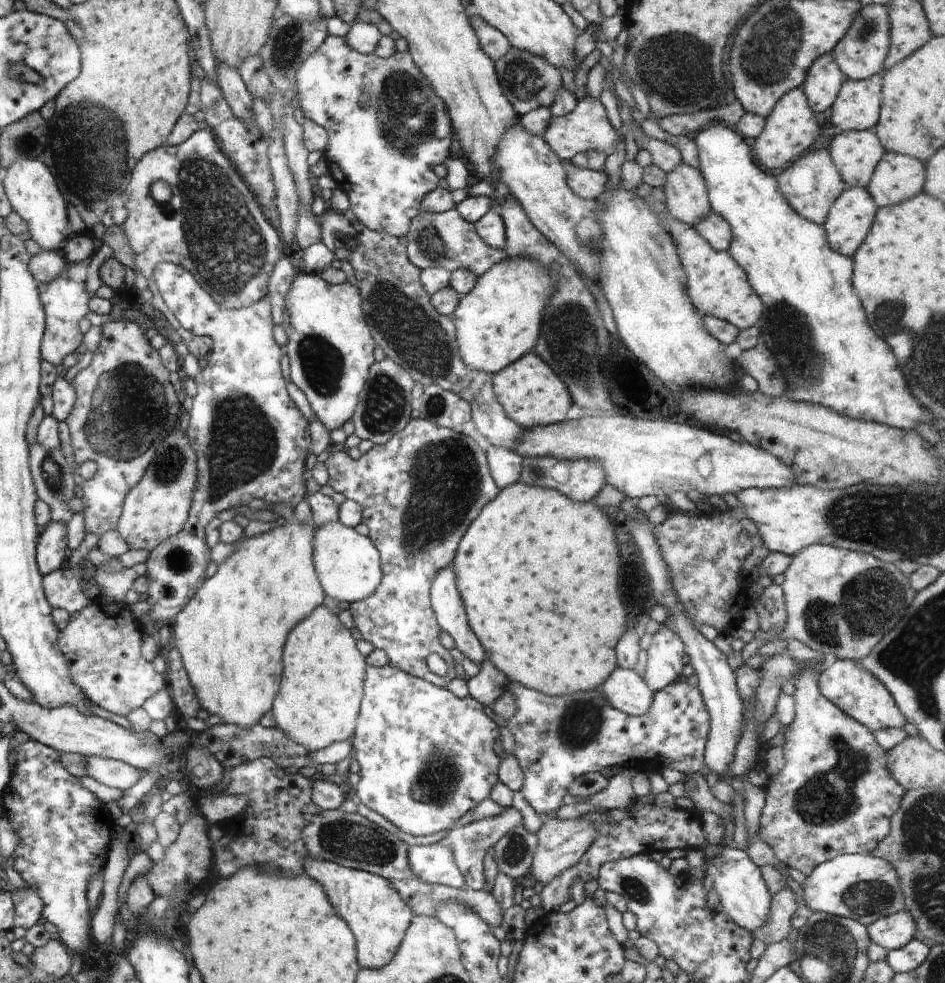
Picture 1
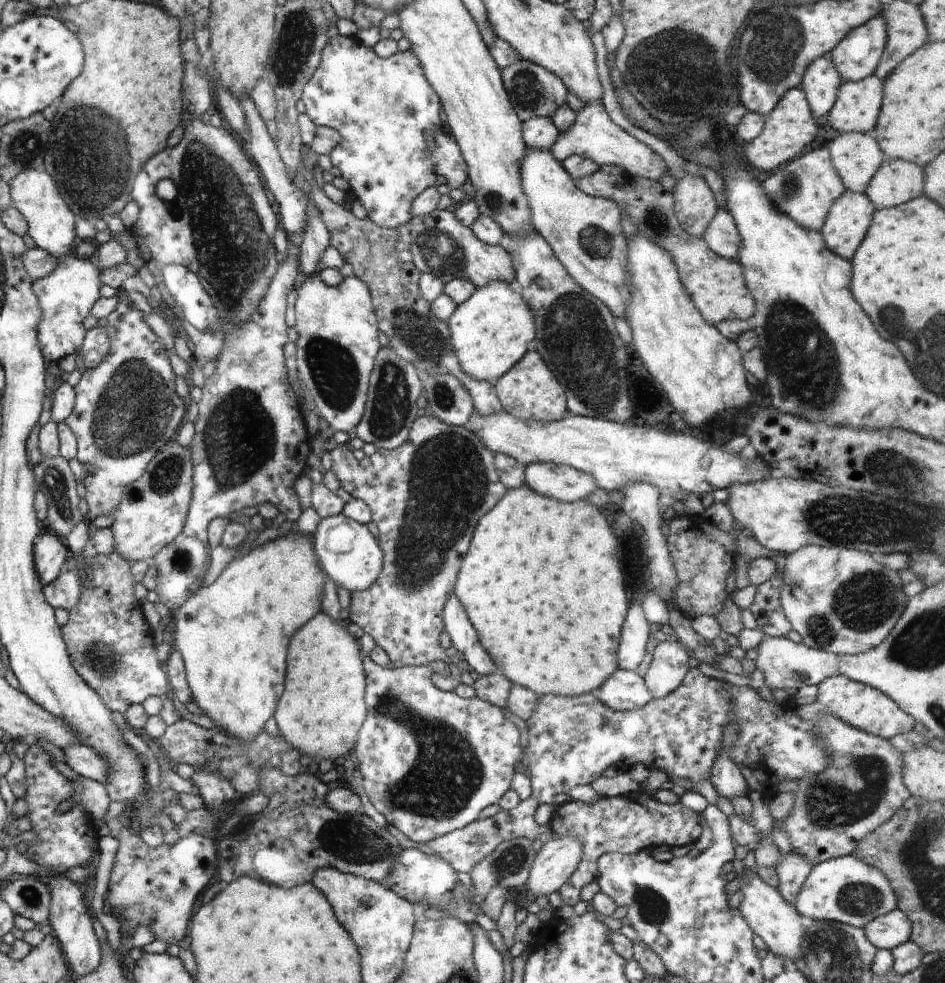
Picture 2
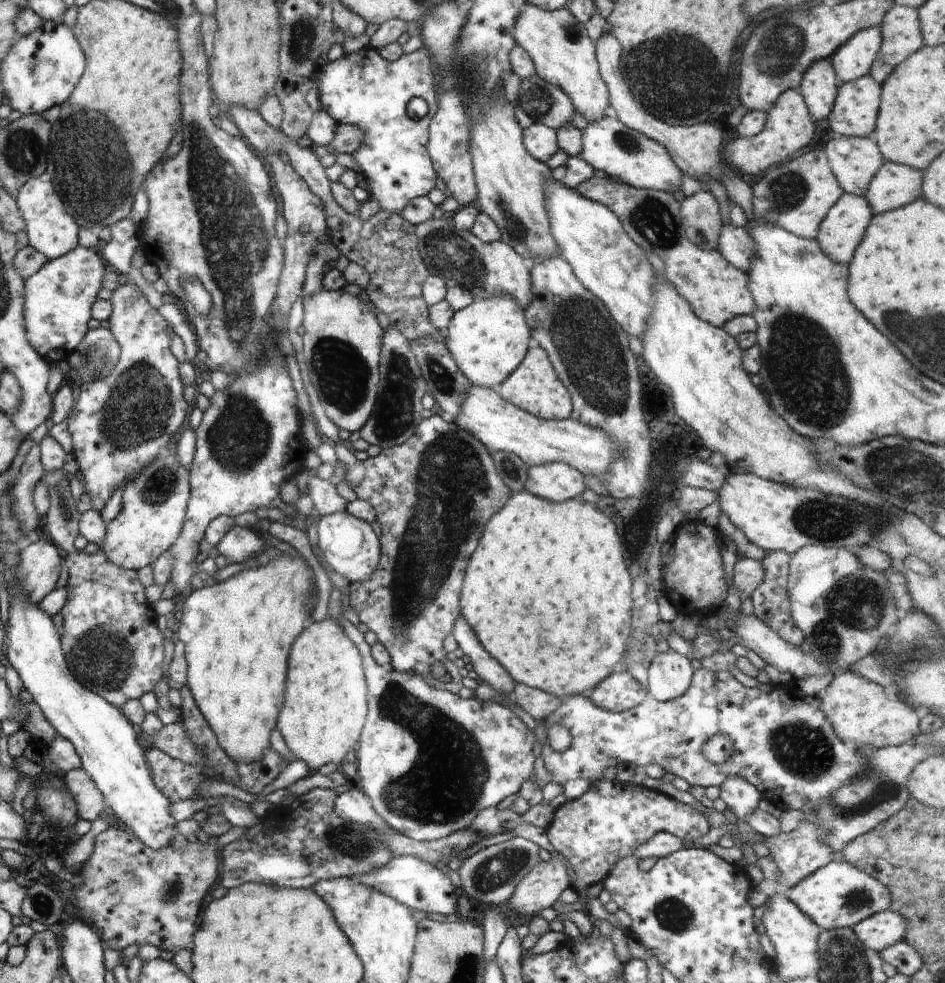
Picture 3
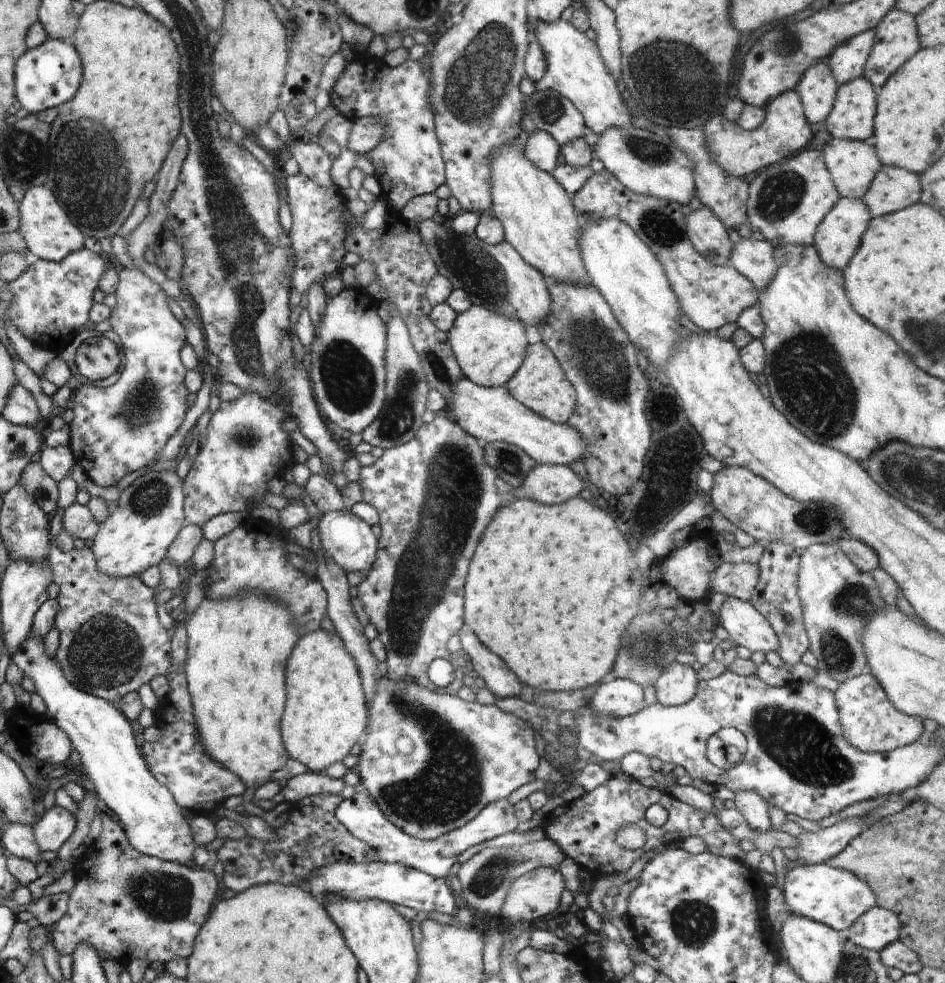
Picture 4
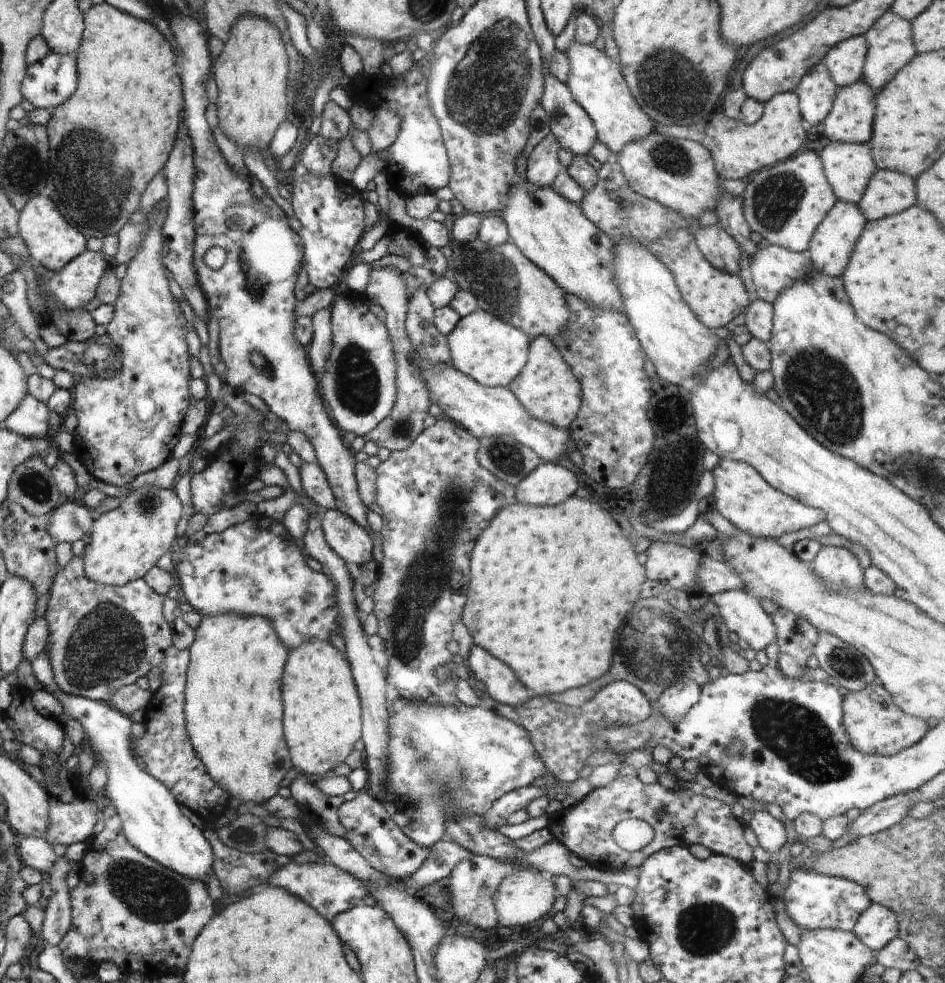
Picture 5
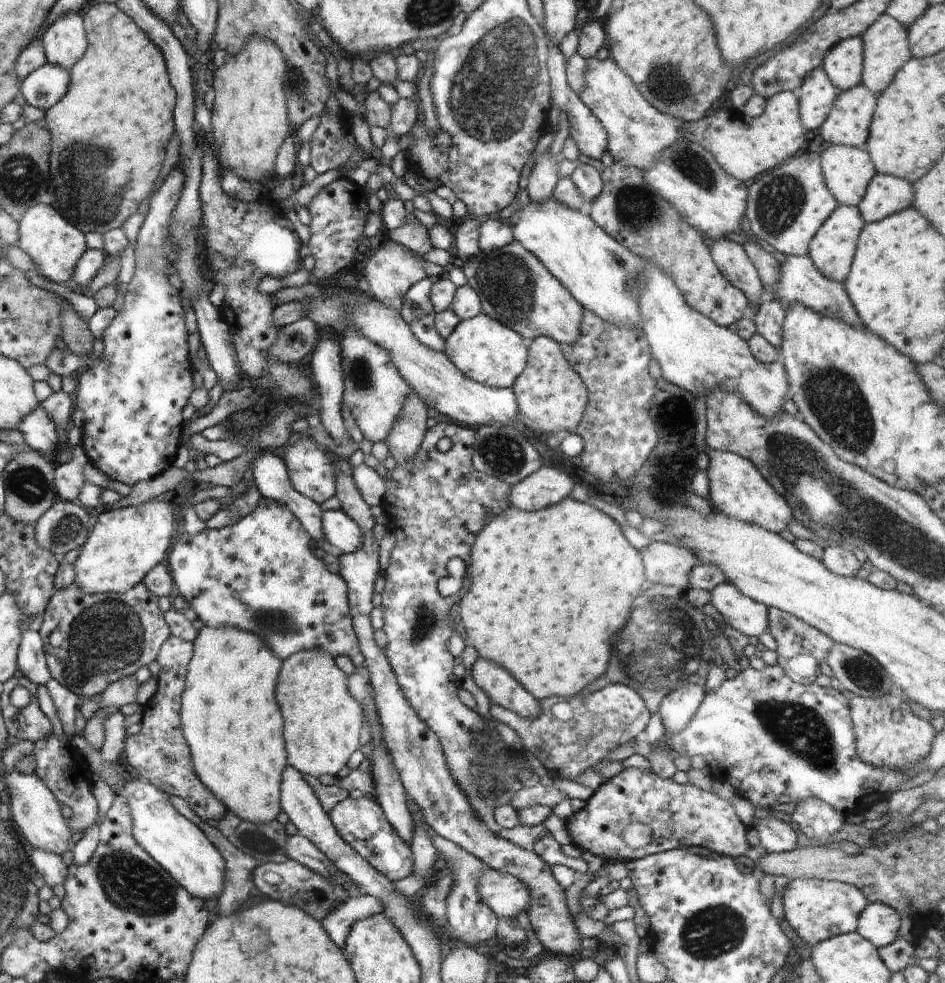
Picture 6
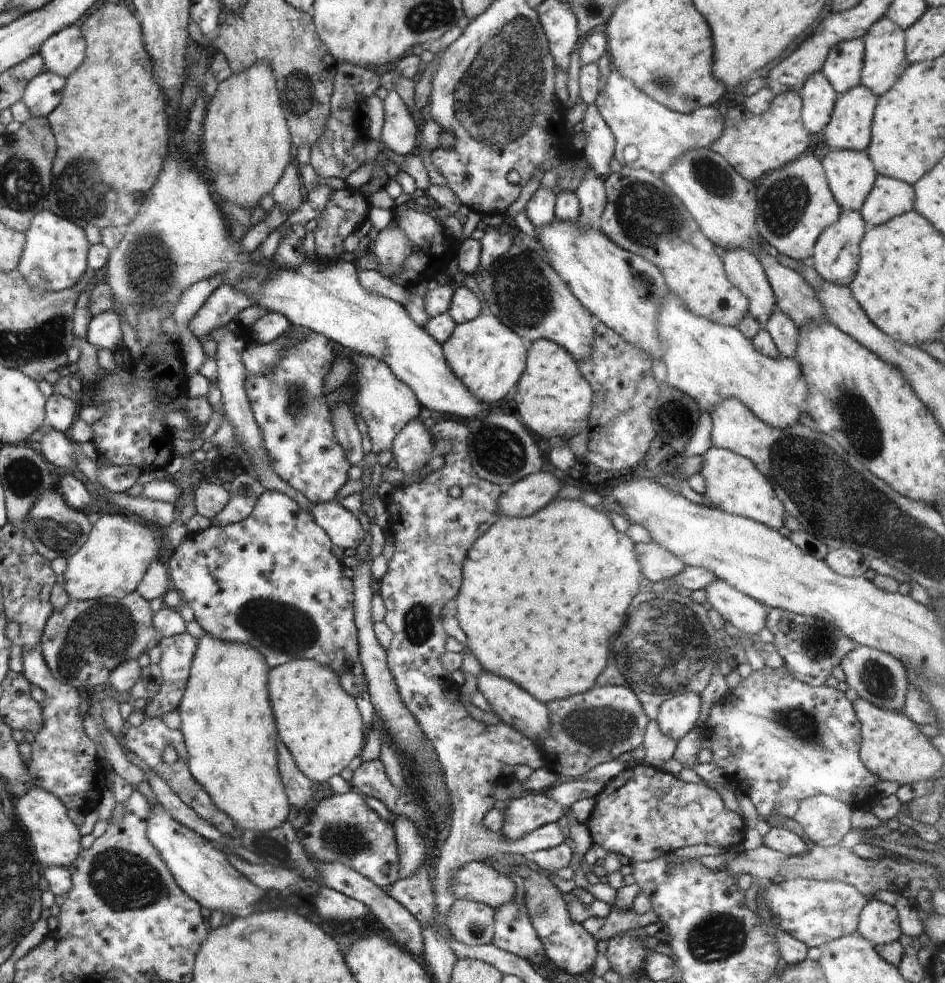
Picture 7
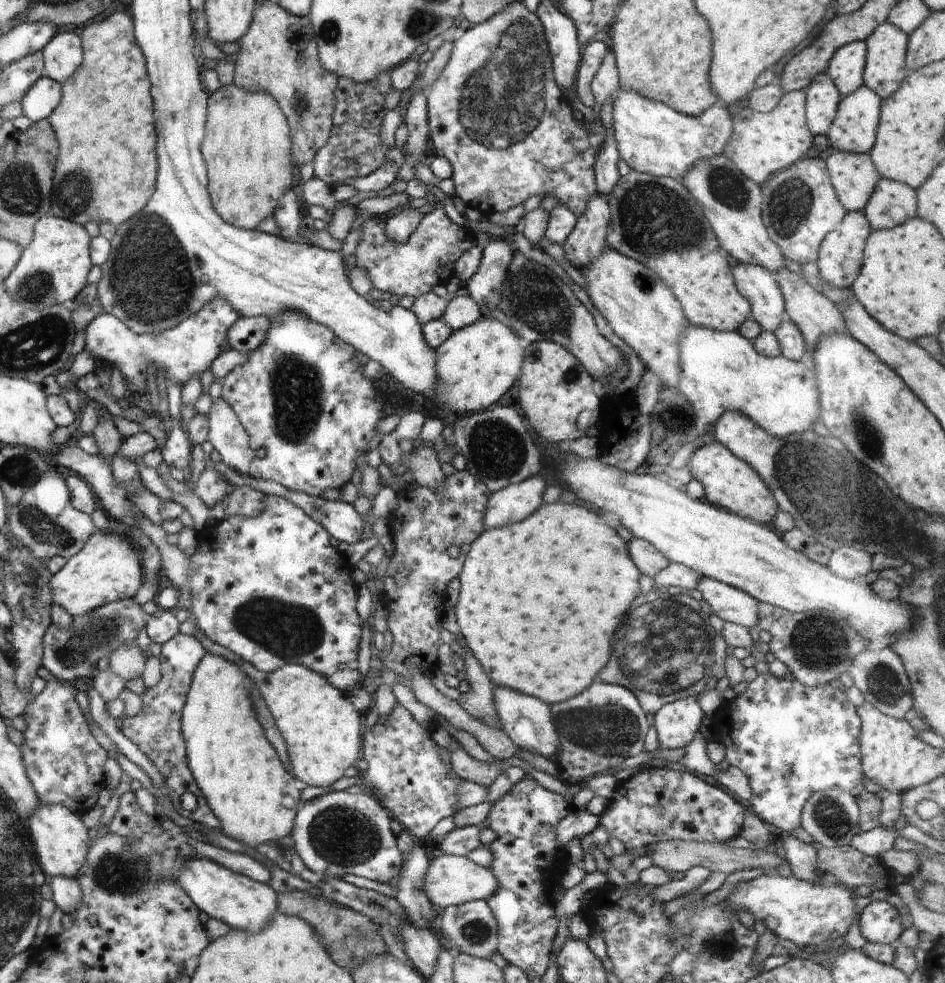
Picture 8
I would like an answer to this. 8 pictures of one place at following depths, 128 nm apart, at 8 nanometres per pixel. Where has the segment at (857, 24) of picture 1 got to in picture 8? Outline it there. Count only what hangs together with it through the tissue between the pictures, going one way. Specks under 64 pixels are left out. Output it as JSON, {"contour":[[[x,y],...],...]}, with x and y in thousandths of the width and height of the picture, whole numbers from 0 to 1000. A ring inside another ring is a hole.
{"contour":[[[915,42],[890,47],[878,58],[874,74],[881,81],[891,100],[913,86],[916,58]]]}

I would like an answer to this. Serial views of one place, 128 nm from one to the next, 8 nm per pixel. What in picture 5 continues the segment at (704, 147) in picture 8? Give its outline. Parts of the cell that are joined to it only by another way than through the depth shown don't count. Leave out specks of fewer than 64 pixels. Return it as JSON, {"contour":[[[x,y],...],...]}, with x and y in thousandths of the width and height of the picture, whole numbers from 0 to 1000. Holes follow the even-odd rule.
{"contour":[[[606,41],[596,54],[603,63],[603,75],[597,85],[605,94],[607,104],[626,122],[632,141],[646,152],[649,159],[656,157],[660,146],[679,142],[694,133],[693,124],[671,104],[671,98],[656,74],[655,65],[649,63],[638,51],[633,51],[629,45],[616,45]]]}

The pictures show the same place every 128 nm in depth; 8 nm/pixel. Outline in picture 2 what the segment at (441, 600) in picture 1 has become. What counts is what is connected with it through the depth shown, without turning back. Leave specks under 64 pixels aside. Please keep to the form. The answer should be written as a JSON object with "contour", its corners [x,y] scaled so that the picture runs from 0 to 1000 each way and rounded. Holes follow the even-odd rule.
{"contour":[[[478,602],[468,619],[470,642],[476,646],[478,656],[489,666],[490,675],[507,688],[515,688],[527,681],[512,662],[506,645],[502,642],[489,612]]]}

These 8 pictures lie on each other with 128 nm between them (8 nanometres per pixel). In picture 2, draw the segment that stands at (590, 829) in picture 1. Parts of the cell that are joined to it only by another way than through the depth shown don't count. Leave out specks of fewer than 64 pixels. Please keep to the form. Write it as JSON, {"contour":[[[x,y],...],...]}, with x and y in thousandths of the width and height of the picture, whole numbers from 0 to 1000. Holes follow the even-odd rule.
{"contour":[[[593,850],[581,854],[581,857],[576,857],[571,865],[567,867],[565,876],[563,877],[563,884],[560,888],[557,905],[563,907],[564,911],[582,911],[586,909],[599,899],[601,893],[605,891],[605,887],[614,880],[616,875],[616,857],[610,850]]]}

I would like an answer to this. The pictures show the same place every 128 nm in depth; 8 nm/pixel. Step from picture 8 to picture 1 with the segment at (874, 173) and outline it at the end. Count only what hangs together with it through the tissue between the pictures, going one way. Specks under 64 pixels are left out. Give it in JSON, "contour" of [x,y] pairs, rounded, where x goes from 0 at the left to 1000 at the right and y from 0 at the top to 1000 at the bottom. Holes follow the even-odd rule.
{"contour":[[[897,132],[883,139],[877,155],[896,189],[917,191],[937,152],[925,132]]]}

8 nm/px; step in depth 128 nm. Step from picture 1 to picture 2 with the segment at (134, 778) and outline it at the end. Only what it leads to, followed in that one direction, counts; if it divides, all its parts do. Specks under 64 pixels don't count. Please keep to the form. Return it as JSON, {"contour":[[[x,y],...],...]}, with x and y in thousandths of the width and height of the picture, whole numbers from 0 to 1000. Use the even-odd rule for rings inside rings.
{"contour":[[[85,756],[78,757],[78,759],[70,759],[67,765],[70,769],[70,778],[76,781],[80,787],[108,799],[114,796],[112,773],[108,773],[99,765],[99,761]]]}

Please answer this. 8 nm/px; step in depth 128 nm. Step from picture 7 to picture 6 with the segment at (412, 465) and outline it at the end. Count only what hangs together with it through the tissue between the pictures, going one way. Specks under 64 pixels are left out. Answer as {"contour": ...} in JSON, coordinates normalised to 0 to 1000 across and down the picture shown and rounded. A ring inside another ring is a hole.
{"contour":[[[434,395],[432,405],[425,411],[423,421],[408,446],[408,452],[413,458],[413,463],[419,470],[436,470],[440,464],[440,458],[444,457],[444,452],[449,448],[452,439],[453,414],[449,407]]]}

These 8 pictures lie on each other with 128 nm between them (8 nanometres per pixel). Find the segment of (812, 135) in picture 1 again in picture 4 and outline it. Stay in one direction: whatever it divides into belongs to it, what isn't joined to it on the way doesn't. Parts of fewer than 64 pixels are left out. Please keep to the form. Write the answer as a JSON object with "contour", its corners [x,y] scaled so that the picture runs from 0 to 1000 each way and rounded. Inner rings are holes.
{"contour":[[[842,92],[824,96],[810,112],[811,120],[800,132],[788,133],[778,124],[766,120],[765,115],[756,117],[745,128],[745,140],[749,146],[751,163],[758,165],[772,179],[787,182],[792,177],[838,161],[859,140],[857,125],[851,116],[851,108]]]}

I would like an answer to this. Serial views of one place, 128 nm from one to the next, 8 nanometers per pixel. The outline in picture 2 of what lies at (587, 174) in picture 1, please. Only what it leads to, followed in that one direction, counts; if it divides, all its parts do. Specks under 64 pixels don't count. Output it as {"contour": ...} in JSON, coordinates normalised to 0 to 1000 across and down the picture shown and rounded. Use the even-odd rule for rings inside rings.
{"contour":[[[629,175],[617,181],[606,183],[610,191],[624,200],[650,201],[662,220],[681,238],[690,248],[701,250],[711,260],[711,267],[717,275],[724,295],[742,321],[752,332],[768,326],[795,326],[800,317],[800,305],[794,299],[782,267],[772,262],[763,262],[746,248],[745,242],[728,238],[719,230],[714,221],[713,201],[705,195],[696,184],[677,179],[663,178],[650,181],[647,177]]]}

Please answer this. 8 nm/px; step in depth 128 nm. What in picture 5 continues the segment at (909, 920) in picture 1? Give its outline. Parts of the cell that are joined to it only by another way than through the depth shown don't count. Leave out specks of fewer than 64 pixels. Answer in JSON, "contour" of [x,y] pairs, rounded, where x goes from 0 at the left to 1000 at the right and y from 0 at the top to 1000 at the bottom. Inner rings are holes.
{"contour":[[[922,919],[913,930],[910,930],[903,950],[927,970],[935,965],[946,954],[950,953],[950,932],[940,924],[928,919]]]}

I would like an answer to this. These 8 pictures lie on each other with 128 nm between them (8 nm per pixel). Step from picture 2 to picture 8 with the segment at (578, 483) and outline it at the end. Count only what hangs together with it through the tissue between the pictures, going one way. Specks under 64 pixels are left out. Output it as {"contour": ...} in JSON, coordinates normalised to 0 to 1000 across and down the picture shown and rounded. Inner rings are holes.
{"contour":[[[569,483],[520,502],[511,527],[511,537],[523,538],[552,531],[575,512],[578,490]]]}

